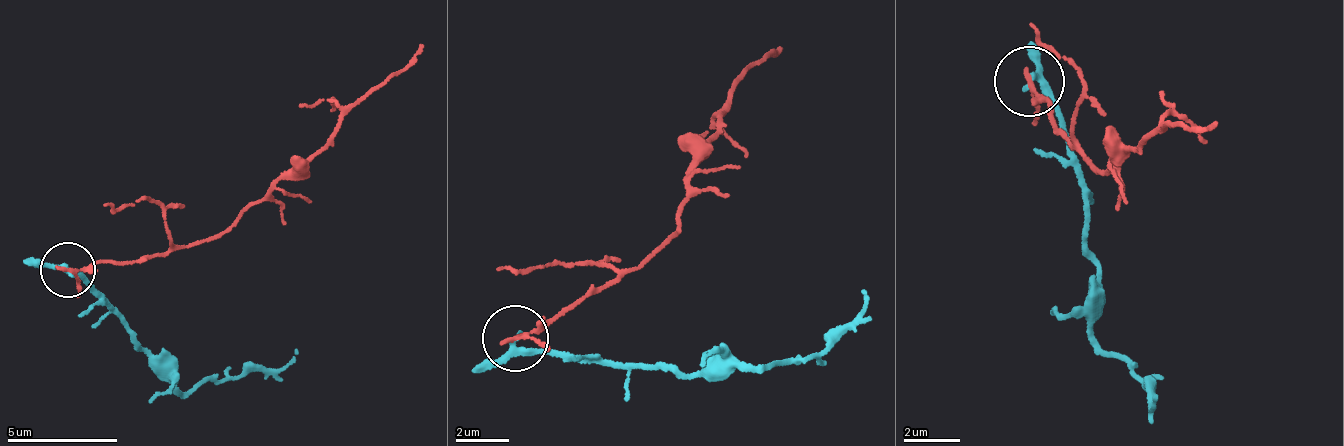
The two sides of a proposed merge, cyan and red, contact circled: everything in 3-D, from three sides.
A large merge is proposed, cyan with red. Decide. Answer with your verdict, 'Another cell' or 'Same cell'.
Another cell

